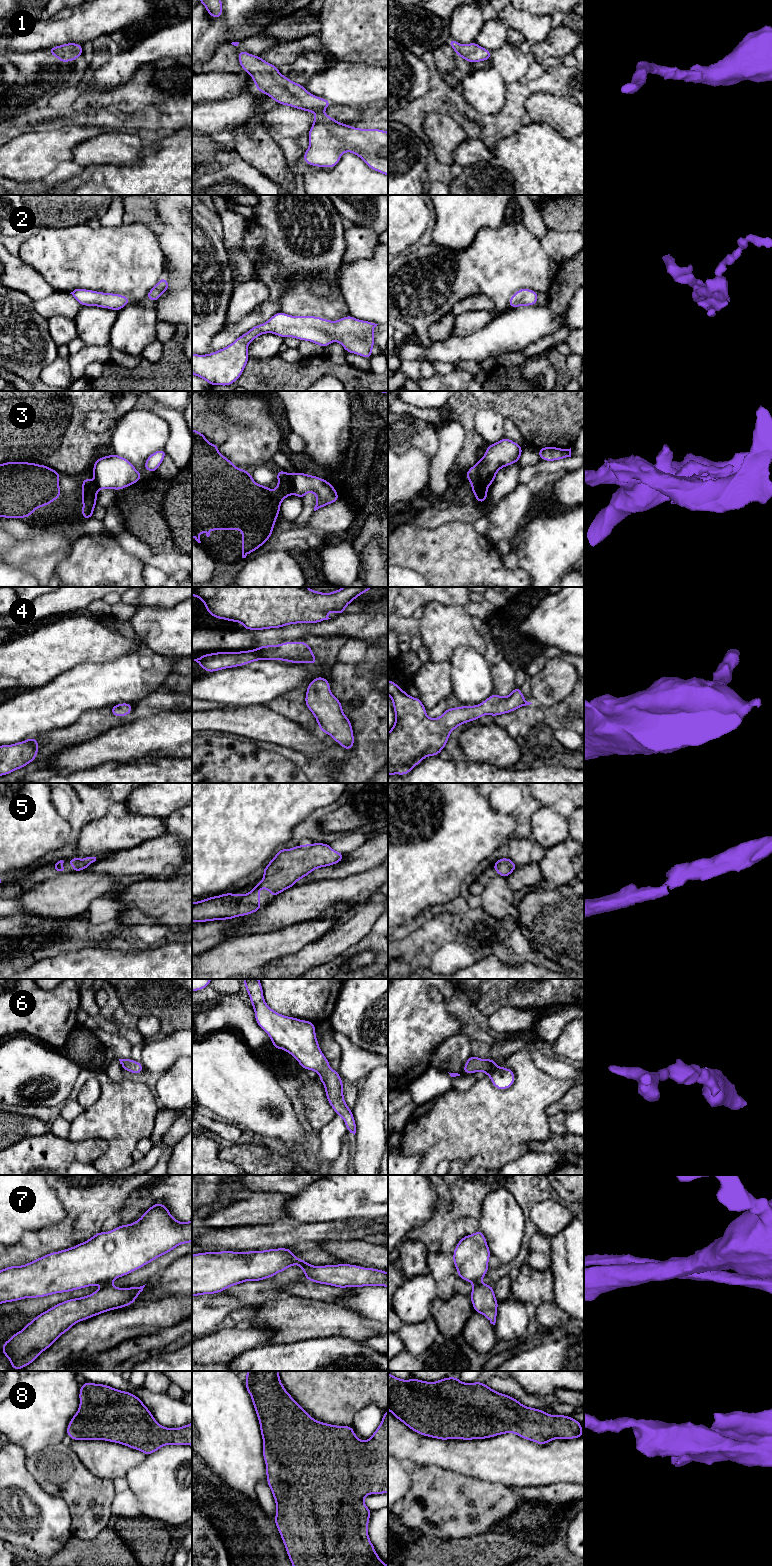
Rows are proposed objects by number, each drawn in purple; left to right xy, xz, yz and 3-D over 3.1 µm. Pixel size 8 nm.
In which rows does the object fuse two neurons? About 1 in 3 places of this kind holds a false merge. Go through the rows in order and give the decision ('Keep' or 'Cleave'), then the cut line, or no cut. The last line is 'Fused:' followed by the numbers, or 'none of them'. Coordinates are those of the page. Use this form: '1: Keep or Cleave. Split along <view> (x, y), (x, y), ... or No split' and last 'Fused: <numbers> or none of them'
1: Keep. No split
2: Keep. No split
3: Cleave. Split along xz (291, 474), (292, 493)
4: Keep. No split
5: Keep. No split
6: Keep. No split
7: Cleave. Split along xy (110, 1282), (102, 1285)
8: Keep. No split
Fused: 3, 7

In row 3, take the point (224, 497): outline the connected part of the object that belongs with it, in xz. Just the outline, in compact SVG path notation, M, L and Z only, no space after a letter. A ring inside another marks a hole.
M192 429L192 537L201 543L199 534L203 531L206 532L206 536L210 536L211 530L241 530L242 531L242 558L246 558L248 554L256 551L260 548L268 539L272 536L273 527L276 524L276 519L280 513L280 505L282 501L292 494L292 474L277 470L278 485L275 490L269 489L267 486L257 484L249 471L236 467L227 457L221 455L218 452L219 446L212 444L205 439L204 433L199 433L196 429Z

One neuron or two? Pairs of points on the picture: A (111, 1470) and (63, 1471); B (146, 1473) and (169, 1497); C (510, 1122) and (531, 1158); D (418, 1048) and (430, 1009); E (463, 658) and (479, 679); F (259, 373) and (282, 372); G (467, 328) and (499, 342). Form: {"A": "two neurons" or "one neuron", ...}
{"A": "two neurons", "B": "one neuron", "C": "two neurons", "D": "one neuron", "E": "one neuron", "F": "one neuron", "G": "two neurons"}

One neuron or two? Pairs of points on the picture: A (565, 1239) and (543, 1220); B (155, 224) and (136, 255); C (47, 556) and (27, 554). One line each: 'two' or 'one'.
A: two
B: two
C: one

